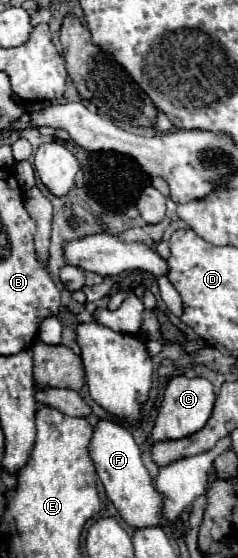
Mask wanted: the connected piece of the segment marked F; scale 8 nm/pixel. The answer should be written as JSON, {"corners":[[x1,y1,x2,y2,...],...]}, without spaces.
{"corners":[[99,422,93,438,91,438,91,460,95,462,97,474,105,486,105,492,109,496,109,500,115,504,115,508,119,510,121,518,133,528,133,530,141,530,141,528,151,528,151,526,161,526,161,528,169,528,173,536,187,536,189,526,181,520,169,522,165,518,163,506,165,506,165,494,161,490,155,488,147,468,141,462,141,450,135,444,133,436,121,428,115,422]]}

